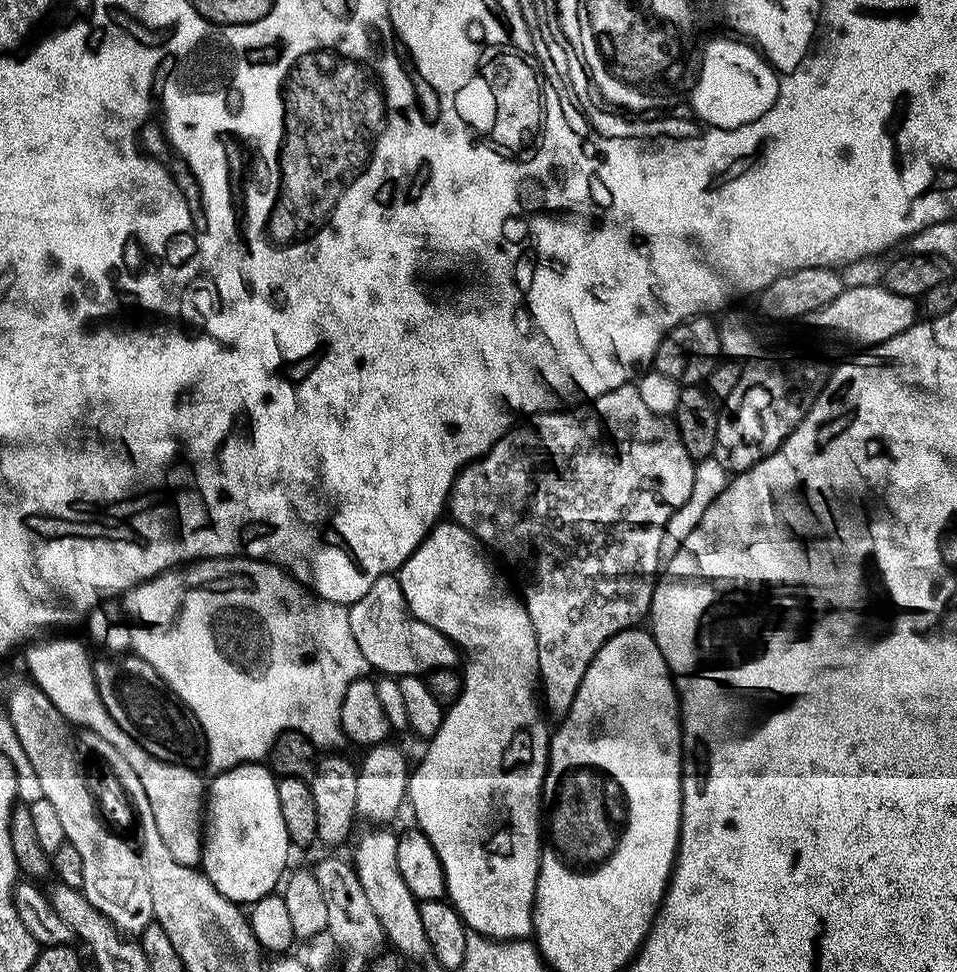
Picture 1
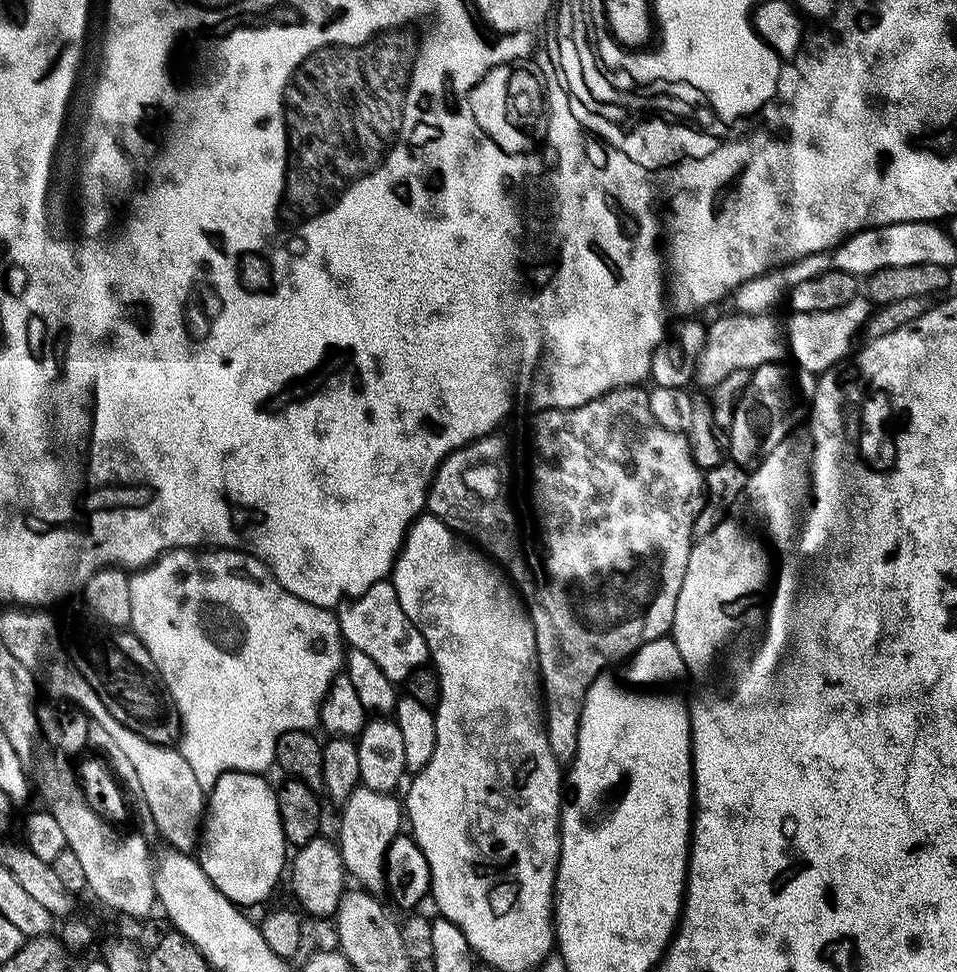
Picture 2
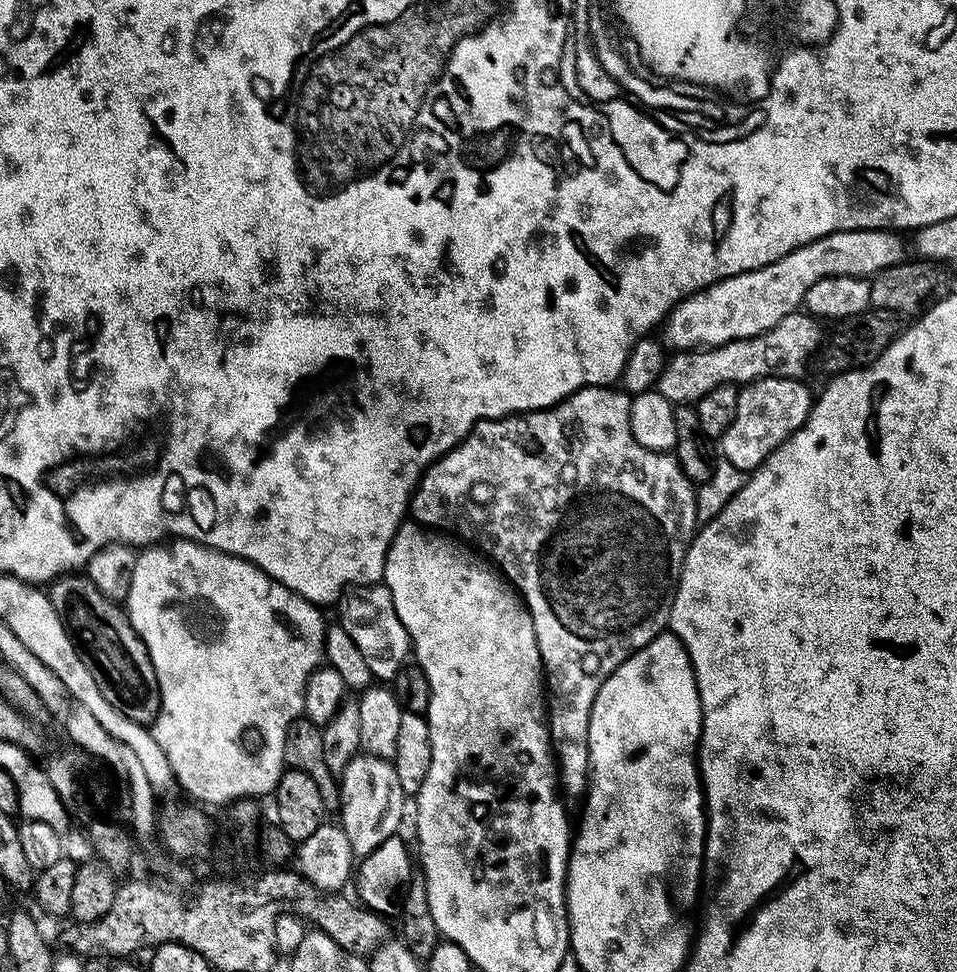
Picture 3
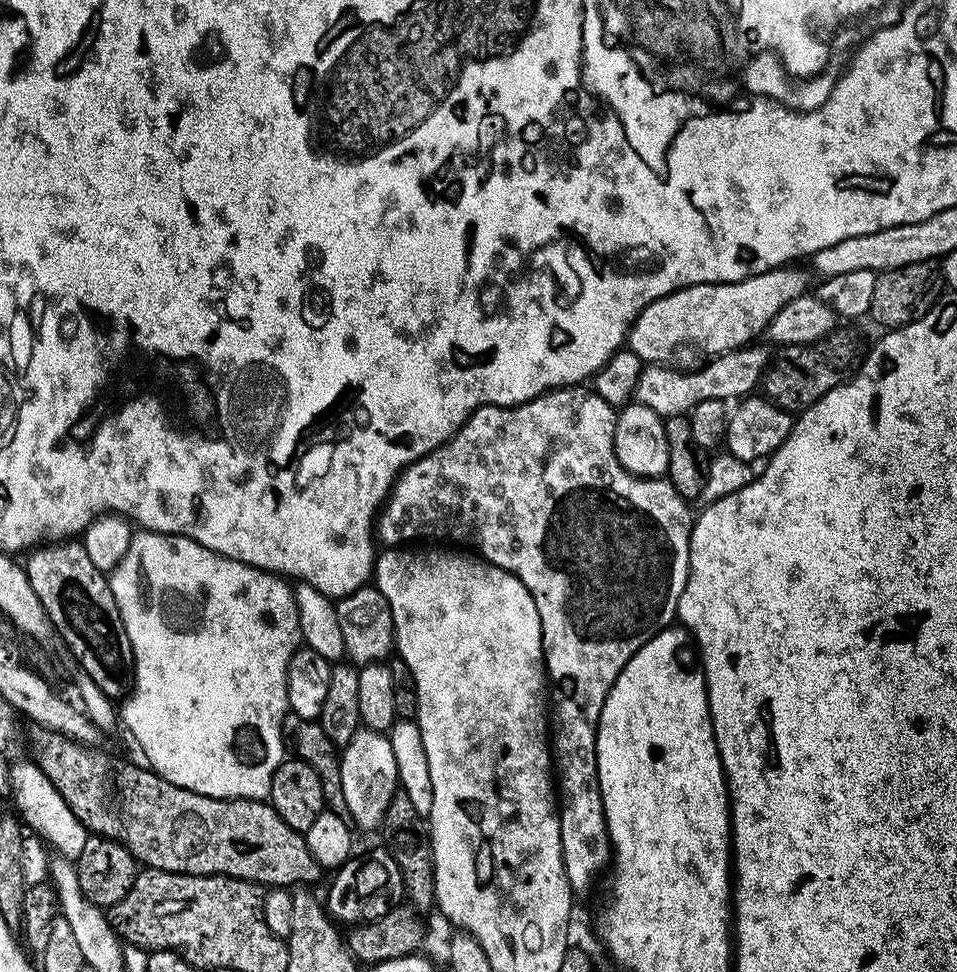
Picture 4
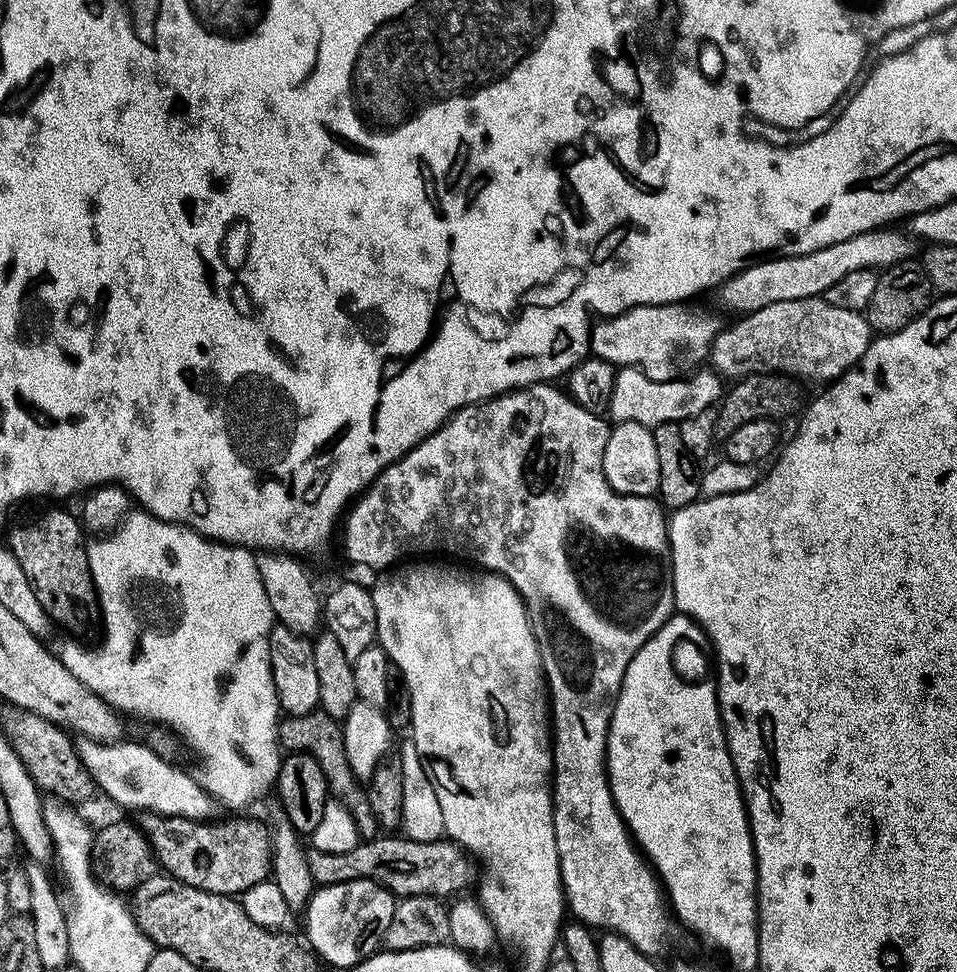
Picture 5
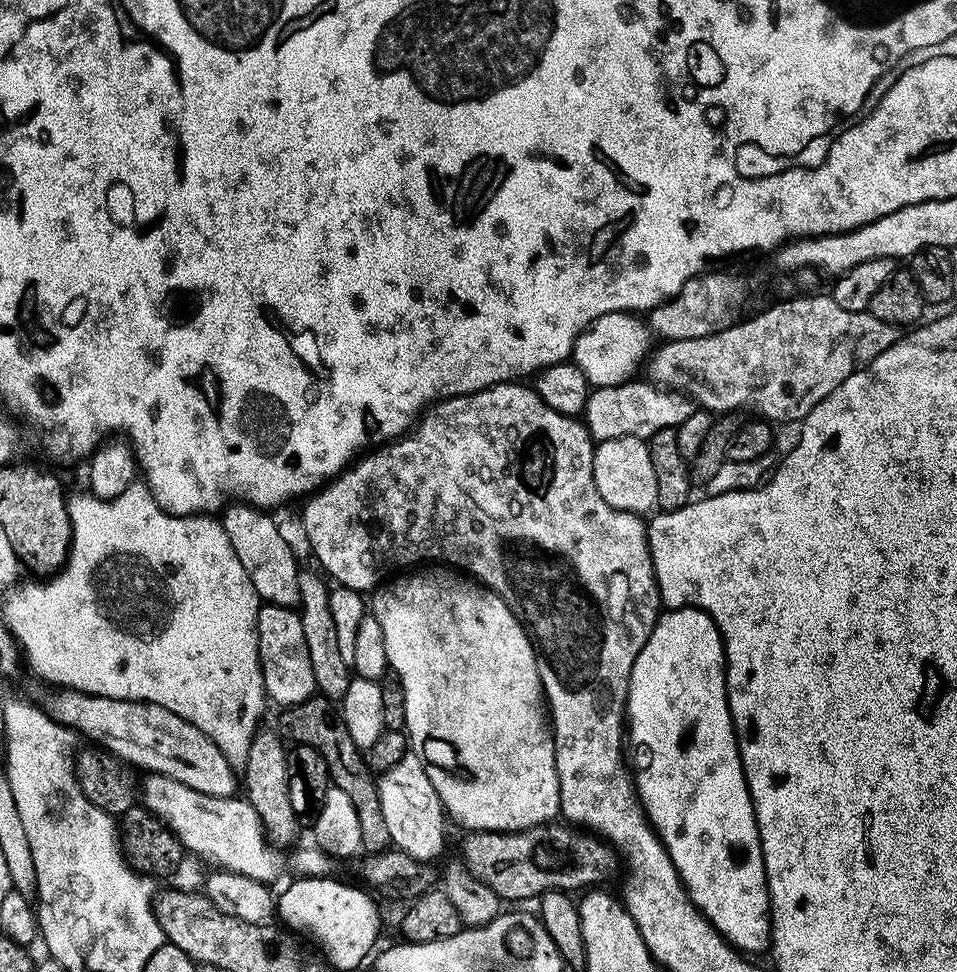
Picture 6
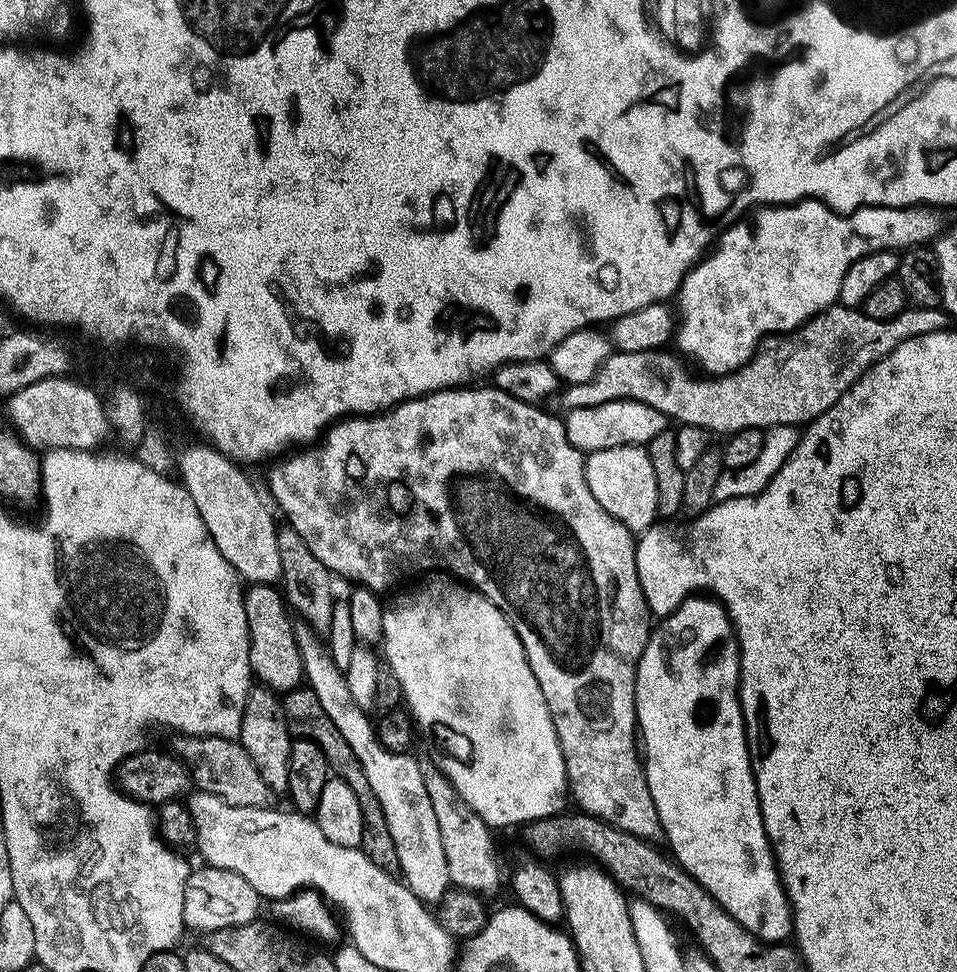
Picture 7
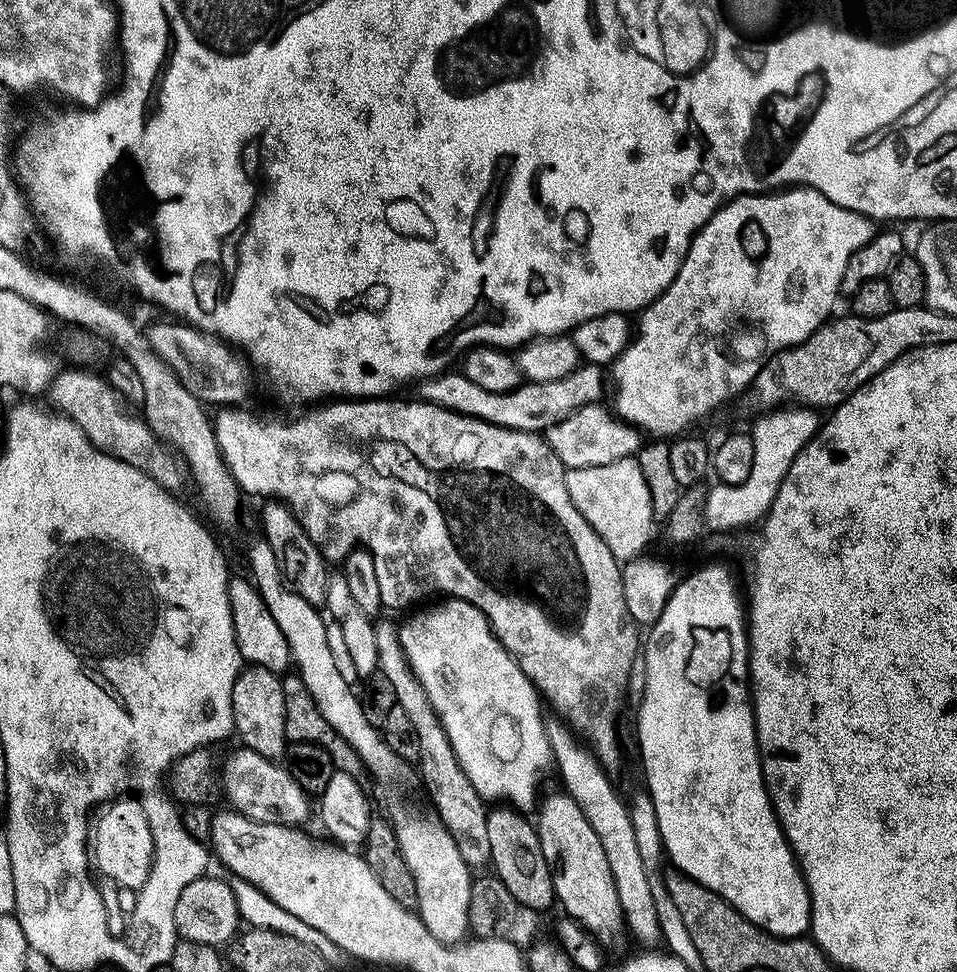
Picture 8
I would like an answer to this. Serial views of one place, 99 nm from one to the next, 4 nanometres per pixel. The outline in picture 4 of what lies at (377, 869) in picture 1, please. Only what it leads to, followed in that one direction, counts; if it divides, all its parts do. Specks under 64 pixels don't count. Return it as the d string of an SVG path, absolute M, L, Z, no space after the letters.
M360 727L350 742L340 752L342 770L342 794L346 794L346 806L351 823L357 829L379 829L384 822L386 808L398 790L398 762L394 762L394 750L387 735Z

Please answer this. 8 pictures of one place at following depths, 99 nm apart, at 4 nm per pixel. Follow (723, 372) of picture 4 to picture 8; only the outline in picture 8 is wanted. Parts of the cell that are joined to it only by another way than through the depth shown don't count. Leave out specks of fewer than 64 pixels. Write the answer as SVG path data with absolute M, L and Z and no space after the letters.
M599 403L587 404L571 412L562 422L547 429L546 439L554 454L563 462L565 469L604 466L618 462L627 456L635 457L642 447L642 433L639 428L625 424L611 411L600 408Z

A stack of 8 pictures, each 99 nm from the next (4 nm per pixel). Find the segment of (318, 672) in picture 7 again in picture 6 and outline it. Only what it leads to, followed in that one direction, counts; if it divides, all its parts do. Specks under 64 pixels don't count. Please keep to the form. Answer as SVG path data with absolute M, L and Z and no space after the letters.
M407 752L390 770L379 777L380 801L382 814L386 817L386 826L390 830L392 844L410 858L421 862L435 861L435 856L444 848L444 820L446 813L444 803L438 798L438 790L426 778L426 770L422 766L419 755Z

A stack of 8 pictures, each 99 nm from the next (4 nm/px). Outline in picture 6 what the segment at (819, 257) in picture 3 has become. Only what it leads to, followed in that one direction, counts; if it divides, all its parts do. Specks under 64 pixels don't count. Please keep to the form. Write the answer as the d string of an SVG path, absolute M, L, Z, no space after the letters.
M630 312L602 314L576 340L576 345L572 347L570 360L571 363L578 366L578 370L582 370L582 374L586 377L592 388L605 388L606 386L627 384L629 380L637 375L636 367L639 364L641 367L647 361L650 349L653 347L652 340L654 341L654 333L651 327L639 315Z

